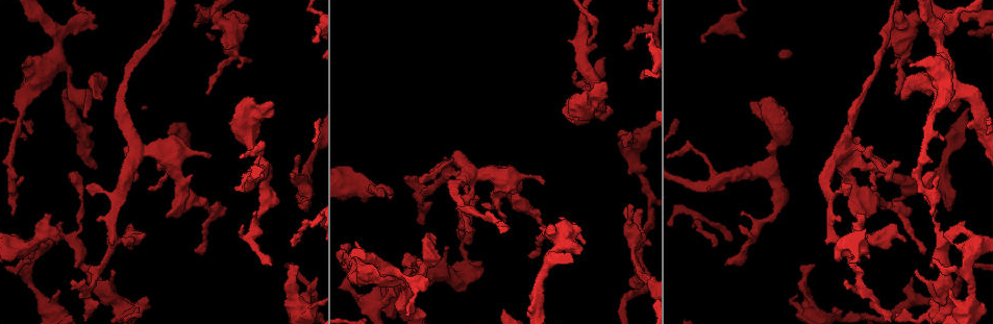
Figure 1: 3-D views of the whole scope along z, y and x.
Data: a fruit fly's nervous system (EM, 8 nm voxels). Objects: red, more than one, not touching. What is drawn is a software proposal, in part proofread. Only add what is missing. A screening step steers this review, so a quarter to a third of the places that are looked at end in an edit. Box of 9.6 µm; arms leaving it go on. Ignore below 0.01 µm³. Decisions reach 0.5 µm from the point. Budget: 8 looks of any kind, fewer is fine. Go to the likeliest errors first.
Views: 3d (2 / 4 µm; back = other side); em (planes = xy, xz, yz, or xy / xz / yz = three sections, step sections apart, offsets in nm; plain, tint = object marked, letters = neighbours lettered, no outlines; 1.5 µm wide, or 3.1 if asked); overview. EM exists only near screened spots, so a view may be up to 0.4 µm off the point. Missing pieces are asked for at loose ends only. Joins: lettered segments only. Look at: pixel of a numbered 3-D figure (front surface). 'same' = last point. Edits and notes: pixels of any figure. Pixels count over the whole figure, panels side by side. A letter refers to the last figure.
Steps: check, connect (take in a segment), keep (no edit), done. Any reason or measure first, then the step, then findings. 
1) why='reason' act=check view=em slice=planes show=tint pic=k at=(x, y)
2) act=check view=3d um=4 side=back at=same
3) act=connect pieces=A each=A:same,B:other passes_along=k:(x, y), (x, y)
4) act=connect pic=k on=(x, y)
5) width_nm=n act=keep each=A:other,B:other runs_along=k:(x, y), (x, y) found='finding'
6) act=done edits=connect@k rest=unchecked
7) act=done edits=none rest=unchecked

why='an open end' act=check view=3d um=4 pic=1 at=(580, 248)

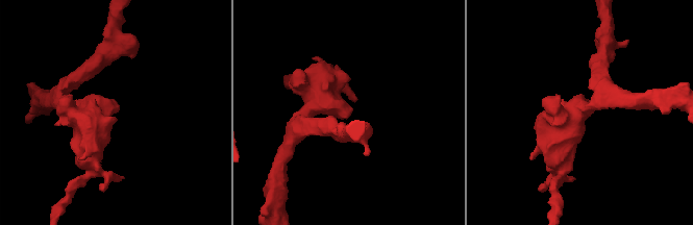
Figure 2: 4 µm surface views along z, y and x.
why='need the tissue' act=check view=em slice=planes show=letters pic=2 at=(588, 99)

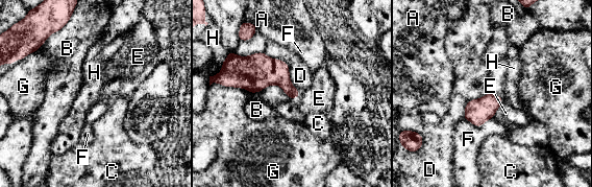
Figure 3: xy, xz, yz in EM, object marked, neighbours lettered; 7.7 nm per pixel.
act=keep each=A:other,B:other,C:other,D:other,E:other,F:other,G:other,H:other border=3:(264, 51), (287, 64), (300, 93) found='none of them fits'

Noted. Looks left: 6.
why='branch stops here' act=check view=3d um=4 pic=1 at=(603, 83)

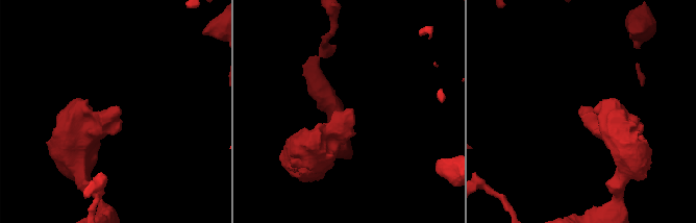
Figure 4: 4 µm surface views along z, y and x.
act=check view=em slice=planes show=letters pic=4 at=(583, 106)

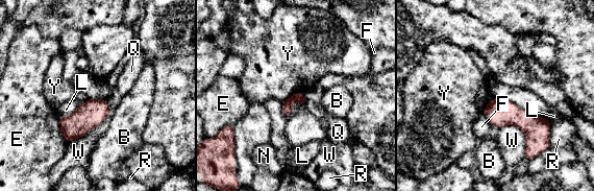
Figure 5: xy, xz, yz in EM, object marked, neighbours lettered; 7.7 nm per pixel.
act=keep each=B:other,E:other,F:other,L:other,N:other,Q:other,R:other,W:other,Y:other border=5:(302, 92), (292, 94), (282, 102) found='no lettered segment goes on from it'

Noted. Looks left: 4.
why='stops while still wide' act=check view=em slice=planes show=tint pic=1 at=(366, 202)

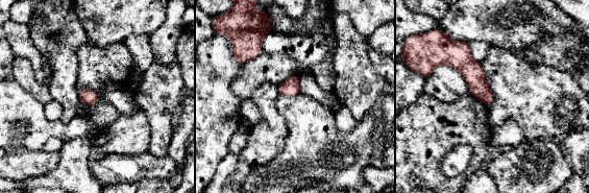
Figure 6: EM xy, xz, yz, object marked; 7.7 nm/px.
act=check view=em slice=planes show=letters at=same

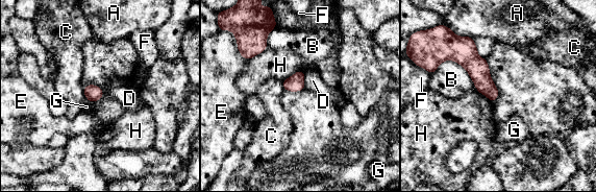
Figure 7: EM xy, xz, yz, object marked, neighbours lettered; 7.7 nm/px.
act=keep each=A:other,B:other,C:other,D:other,E:other,F:other,G:other,H:other runs_along=7:(465, 41), (466, 55), (492, 98) found='none of them fits'

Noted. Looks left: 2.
act=done edits=none rest=unchecked

